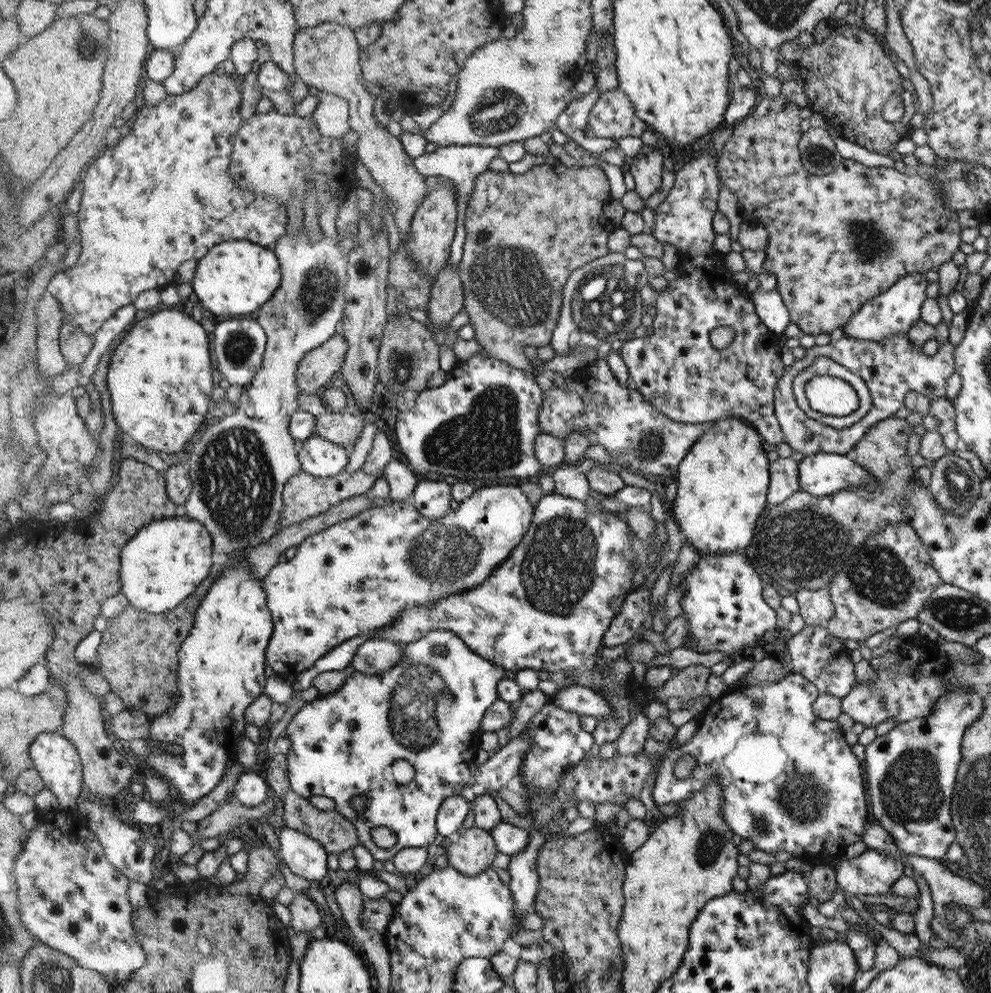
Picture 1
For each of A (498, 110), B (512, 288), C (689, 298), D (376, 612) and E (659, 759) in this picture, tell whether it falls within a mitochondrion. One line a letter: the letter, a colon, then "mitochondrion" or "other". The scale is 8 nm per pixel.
A: mitochondrion
B: mitochondrion
C: other
D: other
E: other

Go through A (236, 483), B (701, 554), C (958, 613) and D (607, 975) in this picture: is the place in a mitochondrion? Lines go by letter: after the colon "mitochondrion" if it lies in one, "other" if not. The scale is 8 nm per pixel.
A: mitochondrion
B: other
C: mitochondrion
D: mitochondrion

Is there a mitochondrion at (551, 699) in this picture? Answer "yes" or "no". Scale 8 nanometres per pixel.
no

